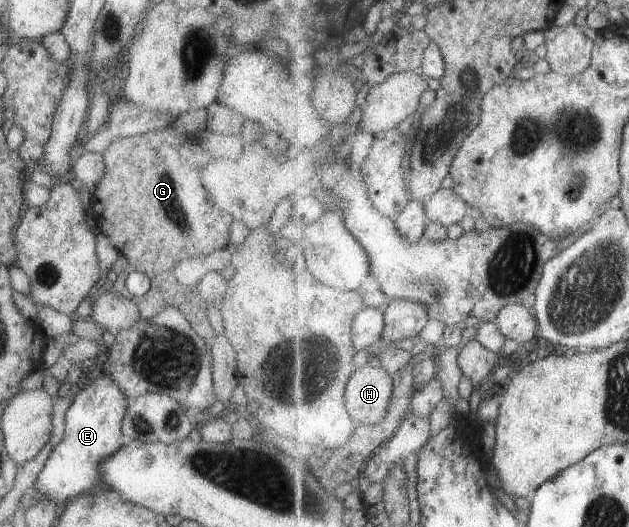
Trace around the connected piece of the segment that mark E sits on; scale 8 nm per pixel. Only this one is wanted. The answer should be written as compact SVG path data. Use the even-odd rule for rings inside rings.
M100 372L89 385L75 389L75 395L64 415L63 437L49 454L31 489L23 493L22 506L19 508L25 509L39 498L55 500L59 505L63 499L71 499L102 487L98 474L100 463L127 442L121 431L121 420L128 402L108 373Z

